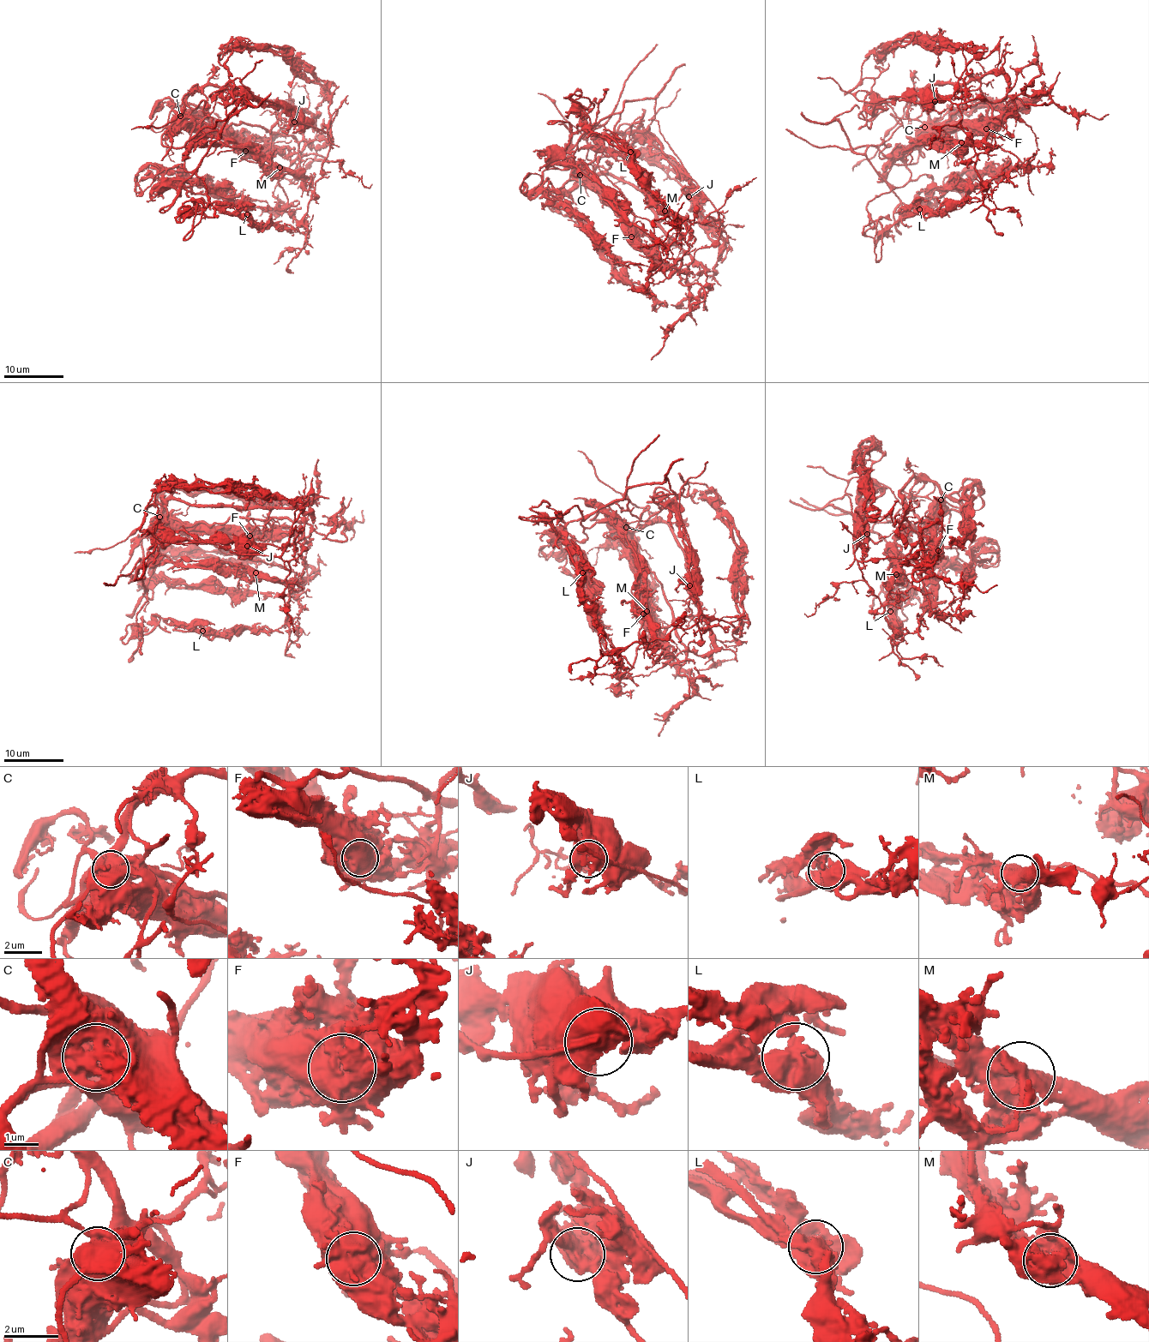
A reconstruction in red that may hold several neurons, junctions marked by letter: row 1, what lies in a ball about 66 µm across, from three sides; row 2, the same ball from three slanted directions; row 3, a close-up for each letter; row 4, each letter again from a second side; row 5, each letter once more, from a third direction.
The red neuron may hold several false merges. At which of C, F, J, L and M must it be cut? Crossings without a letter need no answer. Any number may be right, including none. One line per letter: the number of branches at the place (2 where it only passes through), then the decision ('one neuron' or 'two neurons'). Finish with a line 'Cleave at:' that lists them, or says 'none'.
C: 3 | two neurons
F: 1 | two neurons
J: 2 | one neuron
L: 3 | one neuron
M: 3 | one neuron
Cleave at: C, F

